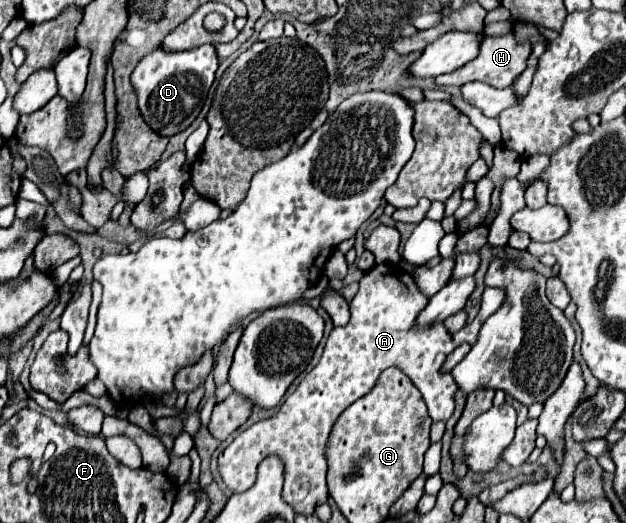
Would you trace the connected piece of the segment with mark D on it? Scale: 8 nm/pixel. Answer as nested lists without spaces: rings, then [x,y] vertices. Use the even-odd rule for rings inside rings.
[[[204,44],[196,50],[166,54],[166,50],[156,50],[140,60],[132,72],[132,86],[138,96],[138,108],[144,122],[160,136],[174,136],[186,130],[204,106],[204,98],[212,88],[214,74],[220,66],[216,48]]]

